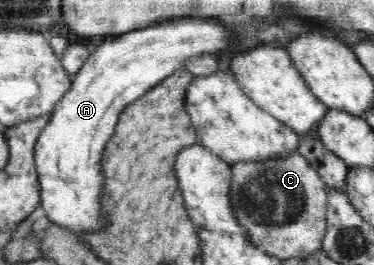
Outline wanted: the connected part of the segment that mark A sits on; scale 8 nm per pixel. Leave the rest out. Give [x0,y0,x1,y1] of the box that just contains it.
[35,18,236,236]

